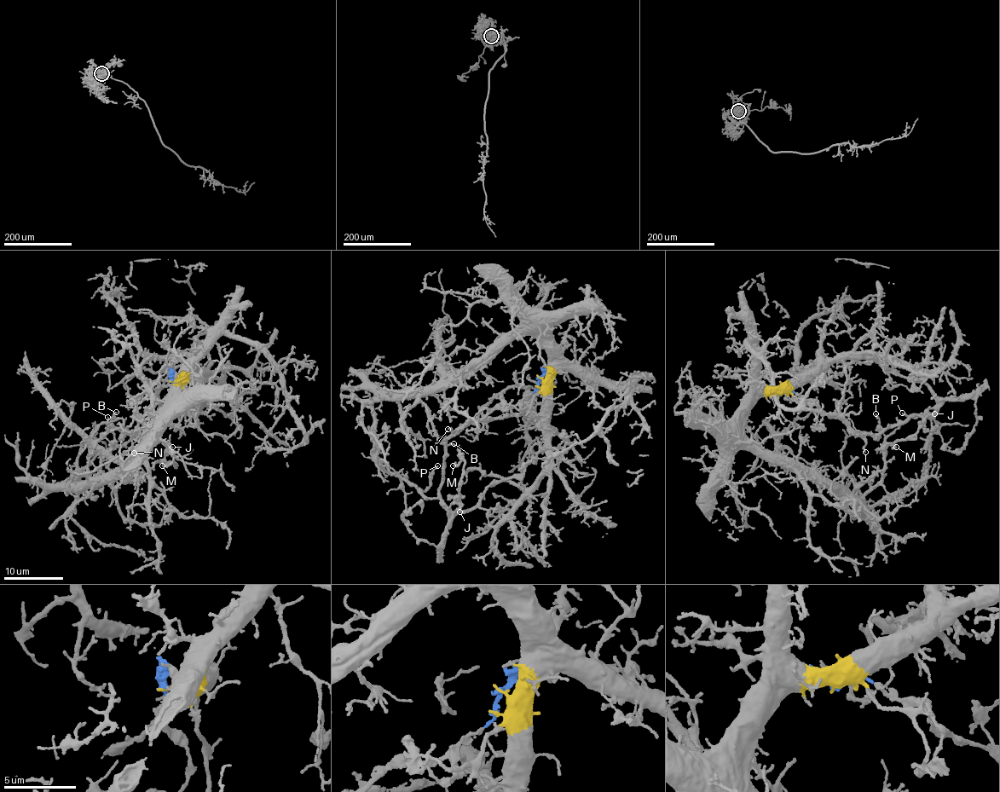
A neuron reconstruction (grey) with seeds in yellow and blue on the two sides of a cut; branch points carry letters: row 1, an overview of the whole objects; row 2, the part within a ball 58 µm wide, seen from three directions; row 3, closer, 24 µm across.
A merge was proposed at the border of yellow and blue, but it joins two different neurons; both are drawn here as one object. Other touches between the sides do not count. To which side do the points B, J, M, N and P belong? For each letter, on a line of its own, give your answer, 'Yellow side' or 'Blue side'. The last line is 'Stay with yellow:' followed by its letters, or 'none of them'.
B: Blue side
J: Blue side
M: Blue side
N: Blue side
P: Blue side
Stay with yellow: none of them

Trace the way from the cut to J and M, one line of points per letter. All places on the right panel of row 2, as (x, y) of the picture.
J: (778, 395), (800, 394), (866, 434), (931, 416), (930, 407), (928, 416), (934, 413)
M: (778, 395), (800, 394), (875, 435), (931, 416), (933, 408), (921, 429), (887, 443), (896, 448)

